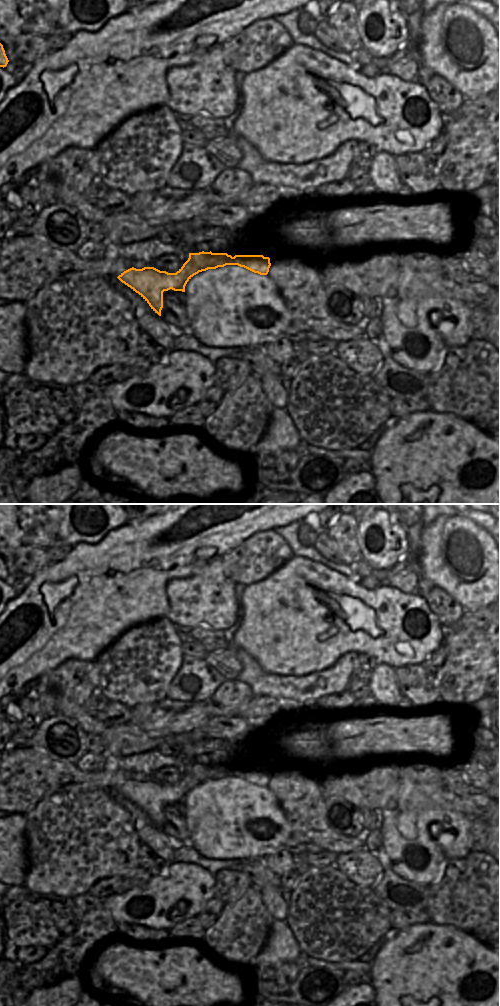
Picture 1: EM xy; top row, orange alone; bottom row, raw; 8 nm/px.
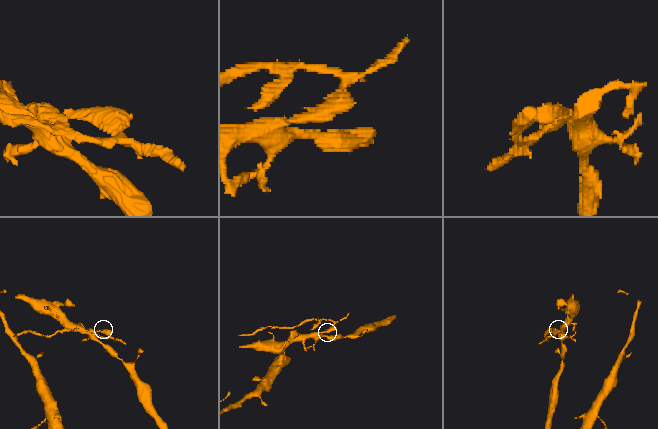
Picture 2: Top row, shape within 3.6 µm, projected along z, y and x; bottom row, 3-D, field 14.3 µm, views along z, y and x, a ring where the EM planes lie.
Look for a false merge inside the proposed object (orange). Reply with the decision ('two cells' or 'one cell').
two cells

